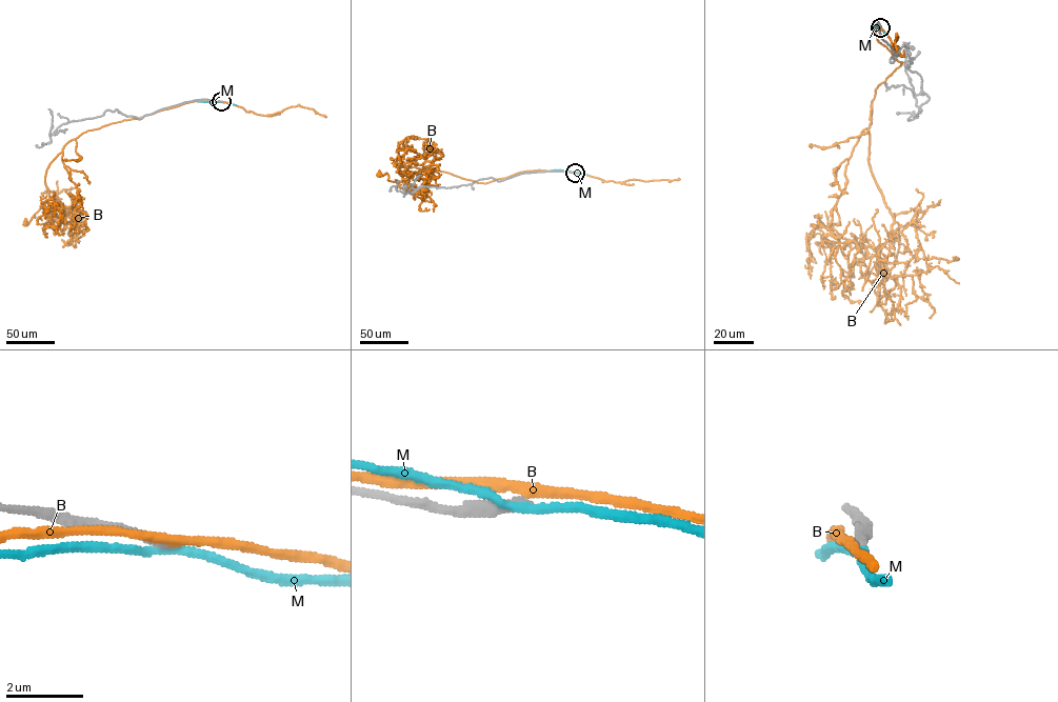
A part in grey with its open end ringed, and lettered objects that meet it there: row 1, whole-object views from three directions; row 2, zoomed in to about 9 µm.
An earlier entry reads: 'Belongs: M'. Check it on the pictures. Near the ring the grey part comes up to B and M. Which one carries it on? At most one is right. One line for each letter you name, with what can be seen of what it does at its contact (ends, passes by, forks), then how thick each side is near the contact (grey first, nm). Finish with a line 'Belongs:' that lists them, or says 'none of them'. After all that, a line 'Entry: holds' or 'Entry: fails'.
Belongs: none of them
Entry: fails

